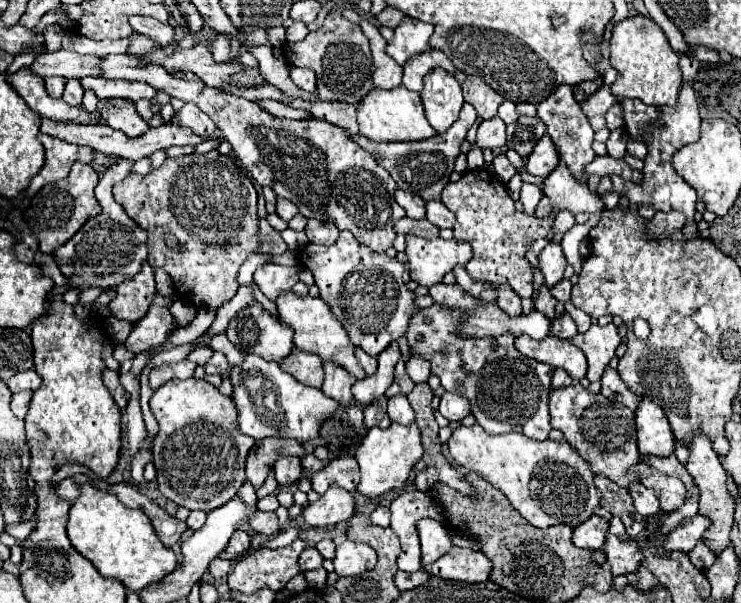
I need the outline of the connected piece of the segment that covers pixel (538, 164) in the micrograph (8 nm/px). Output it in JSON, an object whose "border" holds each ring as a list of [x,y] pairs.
{"border":[[[544,134],[540,138],[540,142],[534,146],[532,154],[528,156],[526,170],[532,176],[546,178],[558,166],[558,160],[560,160],[560,156],[556,156],[556,148],[552,148],[552,138],[548,134]]]}

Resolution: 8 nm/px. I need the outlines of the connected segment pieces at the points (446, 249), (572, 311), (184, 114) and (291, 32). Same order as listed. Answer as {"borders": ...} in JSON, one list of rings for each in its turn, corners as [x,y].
{"borders":[[[[414,234],[406,236],[406,256],[410,278],[420,286],[432,286],[442,282],[444,274],[452,272],[454,266],[466,266],[472,258],[472,248],[462,240],[442,240],[442,238],[418,238]]],[[[566,304],[564,306],[566,308],[566,312],[574,318],[574,322],[576,322],[576,326],[578,326],[578,332],[586,332],[588,328],[590,328],[590,324],[592,324],[592,318],[586,314],[586,312],[582,312],[582,310],[578,310],[574,304]]],[[[184,104],[176,114],[174,114],[174,120],[180,124],[180,126],[188,126],[192,128],[194,132],[206,136],[206,134],[212,134],[216,130],[216,124],[200,110],[196,108],[194,104]]],[[[294,22],[288,30],[286,30],[286,42],[294,44],[294,42],[300,42],[304,40],[308,34],[308,28],[302,24],[302,22]]]]}

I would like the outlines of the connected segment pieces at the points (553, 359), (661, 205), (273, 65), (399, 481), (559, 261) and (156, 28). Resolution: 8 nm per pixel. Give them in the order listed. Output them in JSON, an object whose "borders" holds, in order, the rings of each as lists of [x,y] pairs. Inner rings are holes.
{"borders":[[[[521,335],[515,338],[515,347],[528,358],[552,364],[554,368],[564,368],[576,380],[586,376],[586,356],[568,340],[550,336],[538,341]]],[[[690,80],[682,82],[682,90],[680,90],[680,98],[678,104],[674,108],[660,108],[660,120],[652,126],[644,126],[642,128],[642,136],[644,136],[644,144],[648,146],[648,154],[644,158],[644,170],[642,170],[642,182],[634,184],[630,180],[624,180],[620,176],[610,176],[614,190],[622,196],[628,196],[632,206],[640,206],[640,204],[650,204],[660,212],[684,212],[688,216],[688,222],[694,220],[694,212],[696,212],[696,190],[686,184],[676,170],[672,168],[672,154],[676,150],[680,150],[684,144],[688,142],[696,142],[700,138],[700,114],[698,114],[698,102],[696,102],[696,94],[692,88]]],[[[262,46],[262,48],[248,48],[254,58],[260,62],[260,74],[266,76],[266,80],[280,88],[282,92],[286,94],[292,94],[292,96],[298,96],[298,98],[304,98],[304,100],[312,100],[312,92],[304,92],[300,90],[292,80],[290,80],[290,70],[288,70],[288,62],[284,58],[274,58],[272,54],[272,48],[270,46]]],[[[392,422],[386,430],[370,428],[364,442],[356,448],[356,460],[360,464],[360,484],[358,492],[364,496],[382,496],[394,488],[402,488],[408,480],[414,464],[422,458],[422,442],[420,442],[420,428],[414,424],[402,426]]],[[[550,242],[542,250],[542,254],[540,254],[540,266],[542,266],[542,274],[546,278],[546,286],[552,288],[554,284],[558,284],[562,280],[568,262],[566,262],[566,256],[564,256],[564,252],[562,252],[562,248],[560,248],[558,242]]],[[[132,16],[130,26],[134,28],[134,32],[146,34],[152,40],[156,40],[156,44],[160,44],[162,48],[176,42],[176,32],[168,22],[158,22],[158,20],[152,20],[146,16]]]]}

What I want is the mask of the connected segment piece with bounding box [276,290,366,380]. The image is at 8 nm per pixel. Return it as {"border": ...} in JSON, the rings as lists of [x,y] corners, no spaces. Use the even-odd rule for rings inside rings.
{"border":[[[288,290],[288,292],[280,294],[280,298],[276,300],[276,306],[278,306],[280,320],[294,328],[294,344],[298,350],[318,354],[322,360],[332,360],[334,364],[346,368],[358,380],[366,376],[360,362],[354,356],[354,344],[350,342],[344,326],[336,320],[336,316],[332,314],[332,310],[328,308],[328,304],[322,298],[296,296],[292,290]]]}

